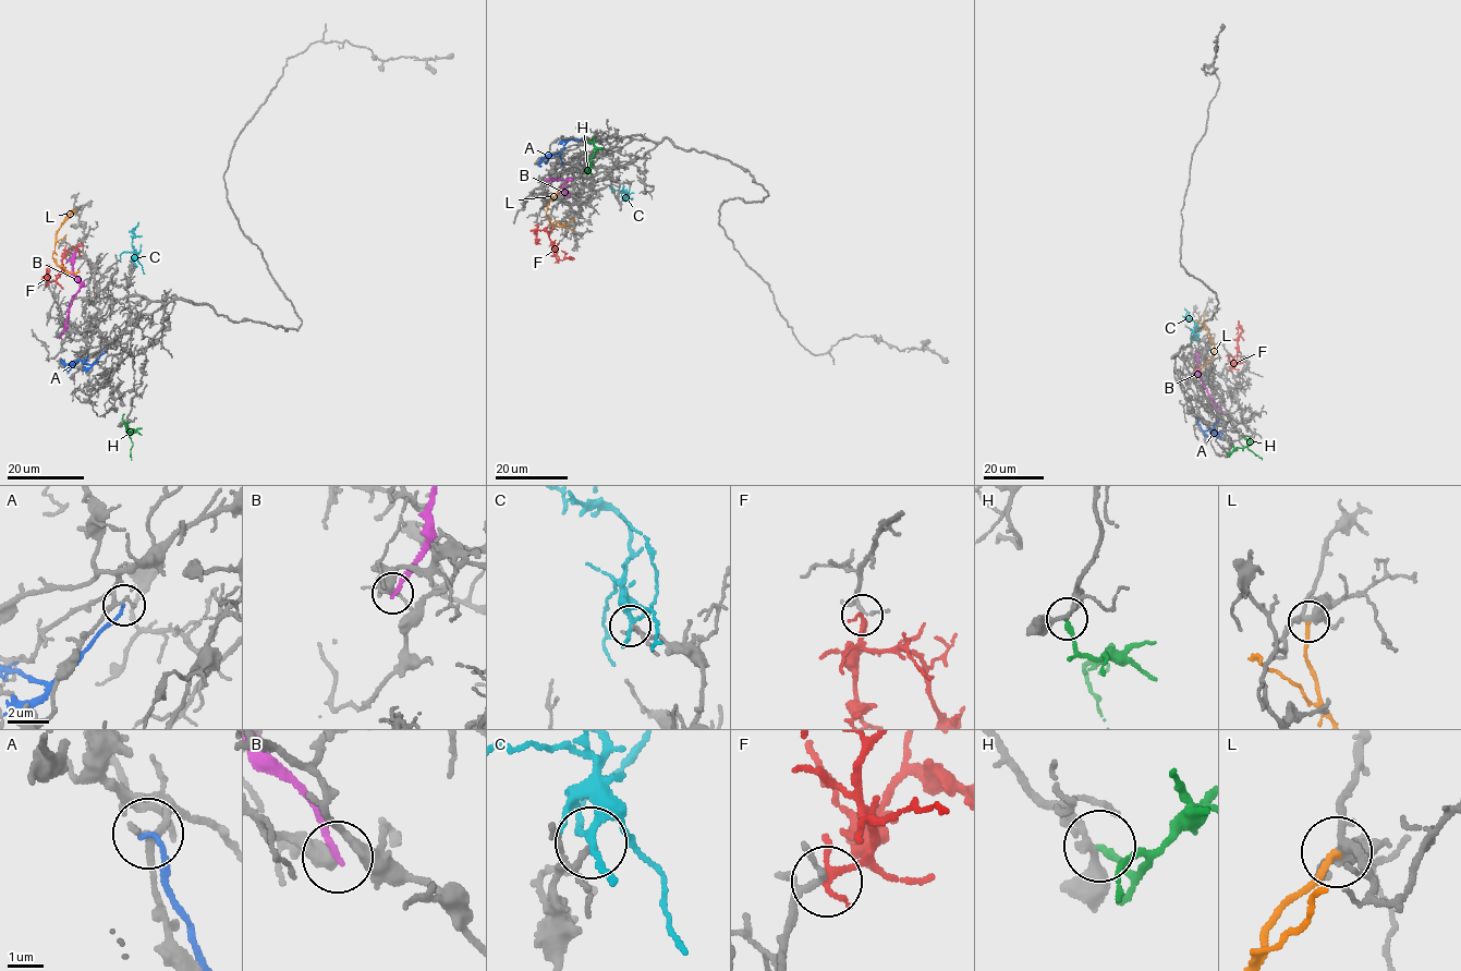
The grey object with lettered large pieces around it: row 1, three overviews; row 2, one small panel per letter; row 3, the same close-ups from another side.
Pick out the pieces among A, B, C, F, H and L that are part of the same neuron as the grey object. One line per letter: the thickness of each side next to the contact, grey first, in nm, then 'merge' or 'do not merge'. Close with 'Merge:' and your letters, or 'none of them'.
A: calibres 200 and 140 nm; do not merge
B: calibres 420 and 200 nm; do not merge
C: calibres 130 and 160 nm; do not merge
F: calibres 140 and 170 nm; merge
H: calibres 200 and 200 nm; merge
L: calibres 340 and 190 nm; do not merge
Merge: F, H

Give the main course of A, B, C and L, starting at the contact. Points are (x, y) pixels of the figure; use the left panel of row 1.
A: (105, 350), (90, 365), (80, 360), (65, 364), (61, 359)
B: (59, 337), (80, 283), (72, 269), (72, 256), (76, 250)
C: (134, 262), (132, 242), (135, 228), (129, 232)
L: (73, 209), (56, 234), (52, 256), (57, 265), (67, 270), (80, 270)

